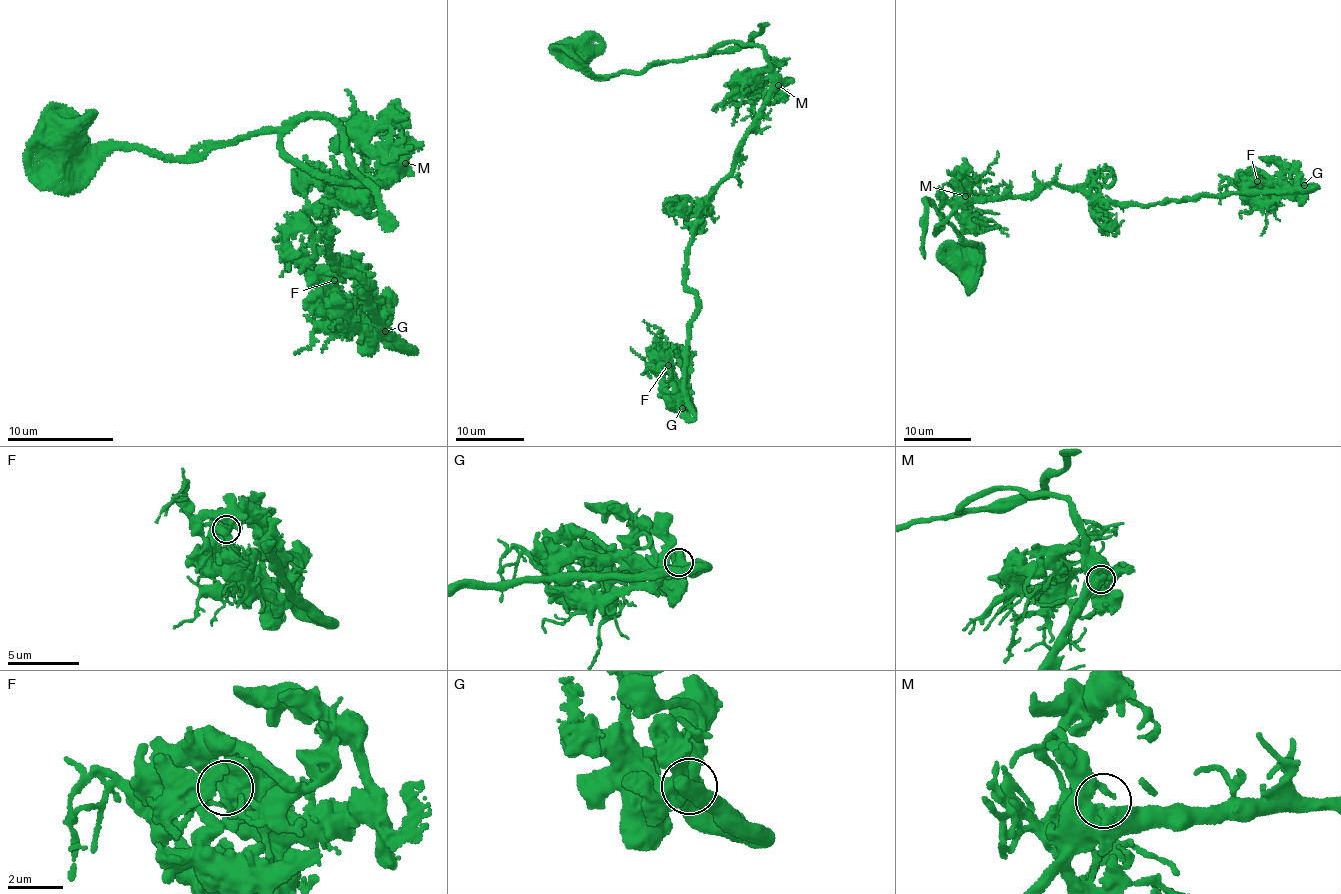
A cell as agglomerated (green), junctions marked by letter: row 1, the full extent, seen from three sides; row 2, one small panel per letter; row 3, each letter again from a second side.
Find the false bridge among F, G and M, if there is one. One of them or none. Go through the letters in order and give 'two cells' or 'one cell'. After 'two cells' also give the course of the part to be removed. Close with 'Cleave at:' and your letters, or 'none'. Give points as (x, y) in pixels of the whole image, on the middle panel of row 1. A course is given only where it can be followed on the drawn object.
F: two cells; course (668, 365), (671, 377), (692, 399), (688, 386)
G: one cell
M: one cell
Cleave at: F

